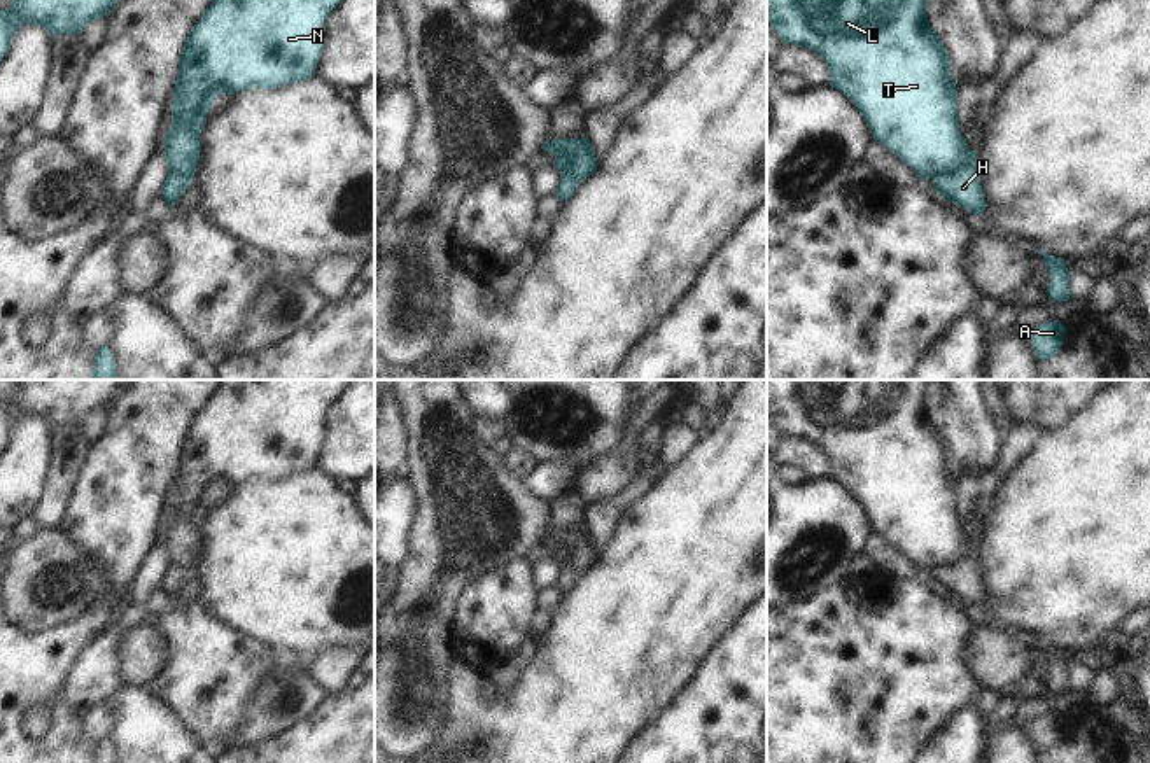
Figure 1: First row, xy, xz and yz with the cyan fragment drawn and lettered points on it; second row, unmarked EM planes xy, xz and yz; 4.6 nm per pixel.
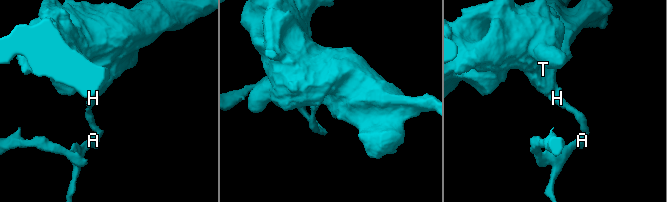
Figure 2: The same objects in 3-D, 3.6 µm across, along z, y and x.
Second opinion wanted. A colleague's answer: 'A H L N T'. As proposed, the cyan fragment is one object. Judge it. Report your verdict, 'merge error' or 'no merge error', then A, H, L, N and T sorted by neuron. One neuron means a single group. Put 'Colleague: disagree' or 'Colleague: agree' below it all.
merge error; A H / L N T
Colleague: disagree

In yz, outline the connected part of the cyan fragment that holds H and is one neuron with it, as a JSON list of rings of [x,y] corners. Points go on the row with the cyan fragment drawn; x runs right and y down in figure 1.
[[[977,150],[968,152],[966,164],[957,173],[940,173],[933,178],[933,189],[952,205],[970,214],[982,215],[987,203],[982,194]]]

